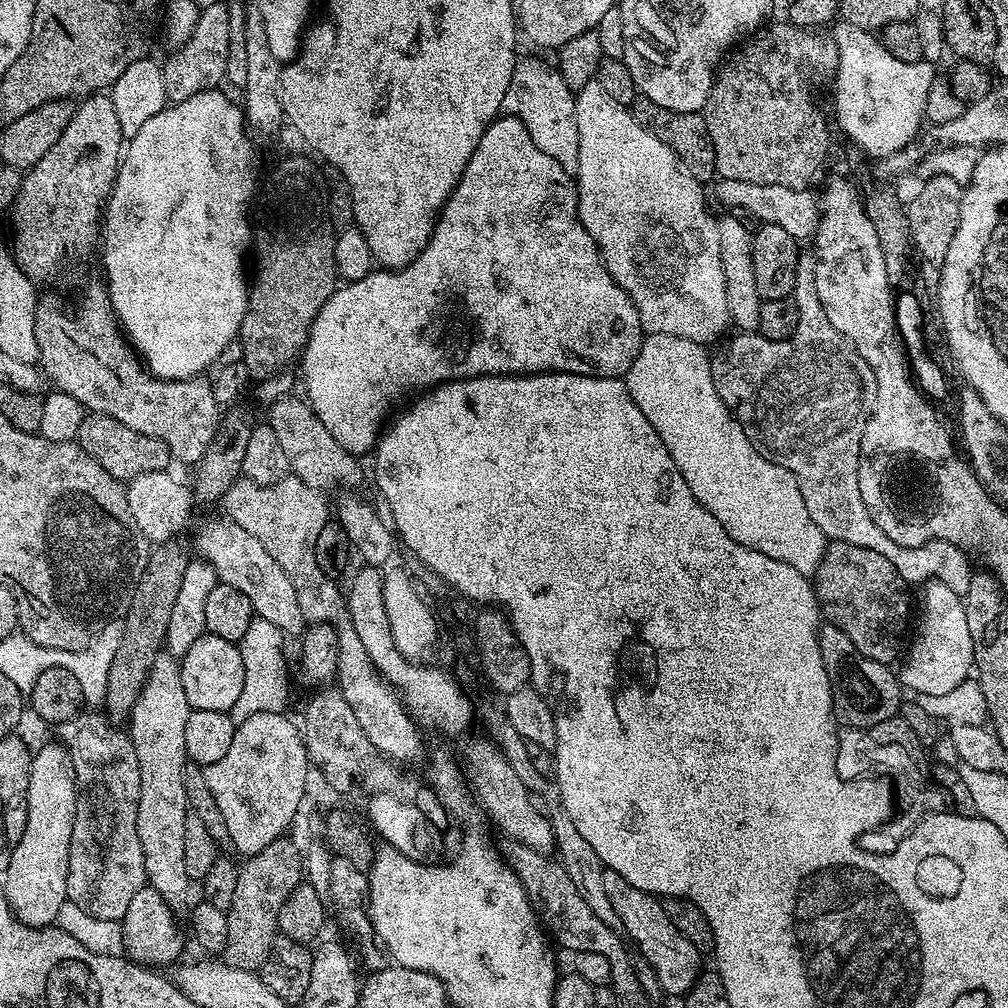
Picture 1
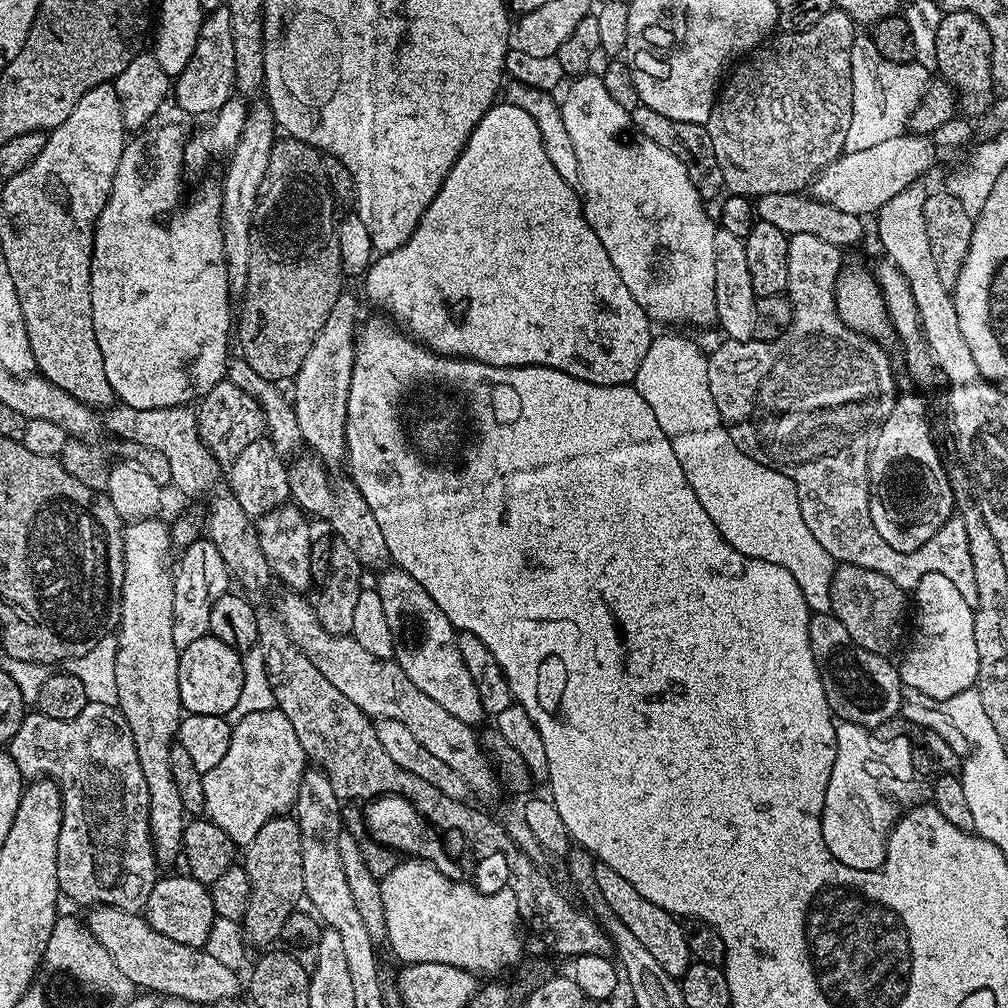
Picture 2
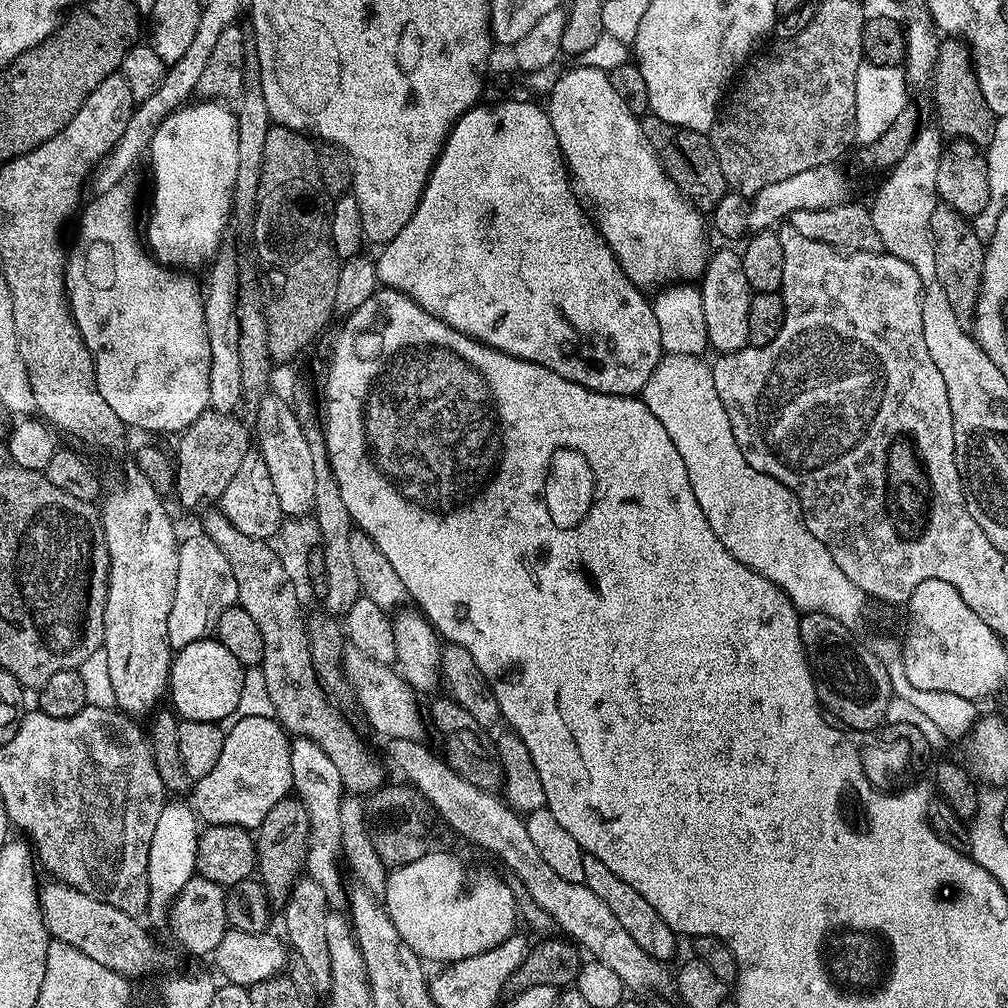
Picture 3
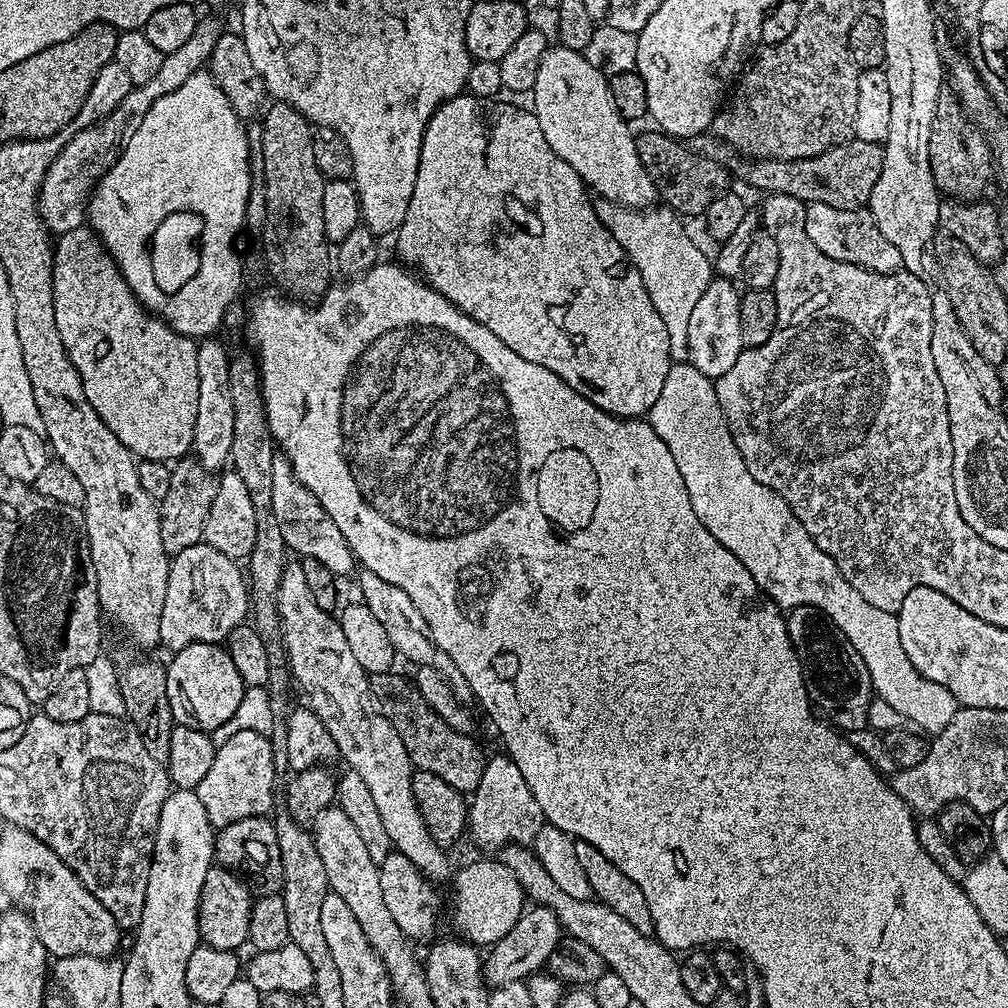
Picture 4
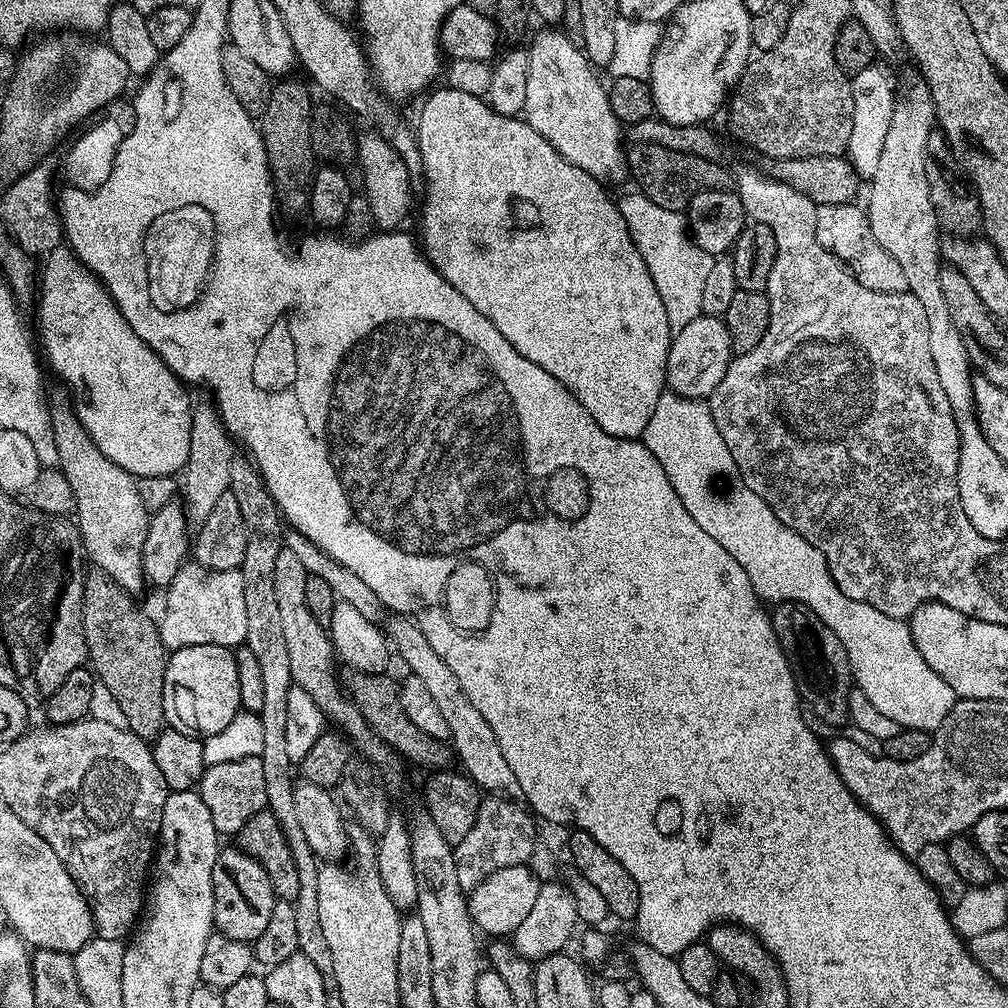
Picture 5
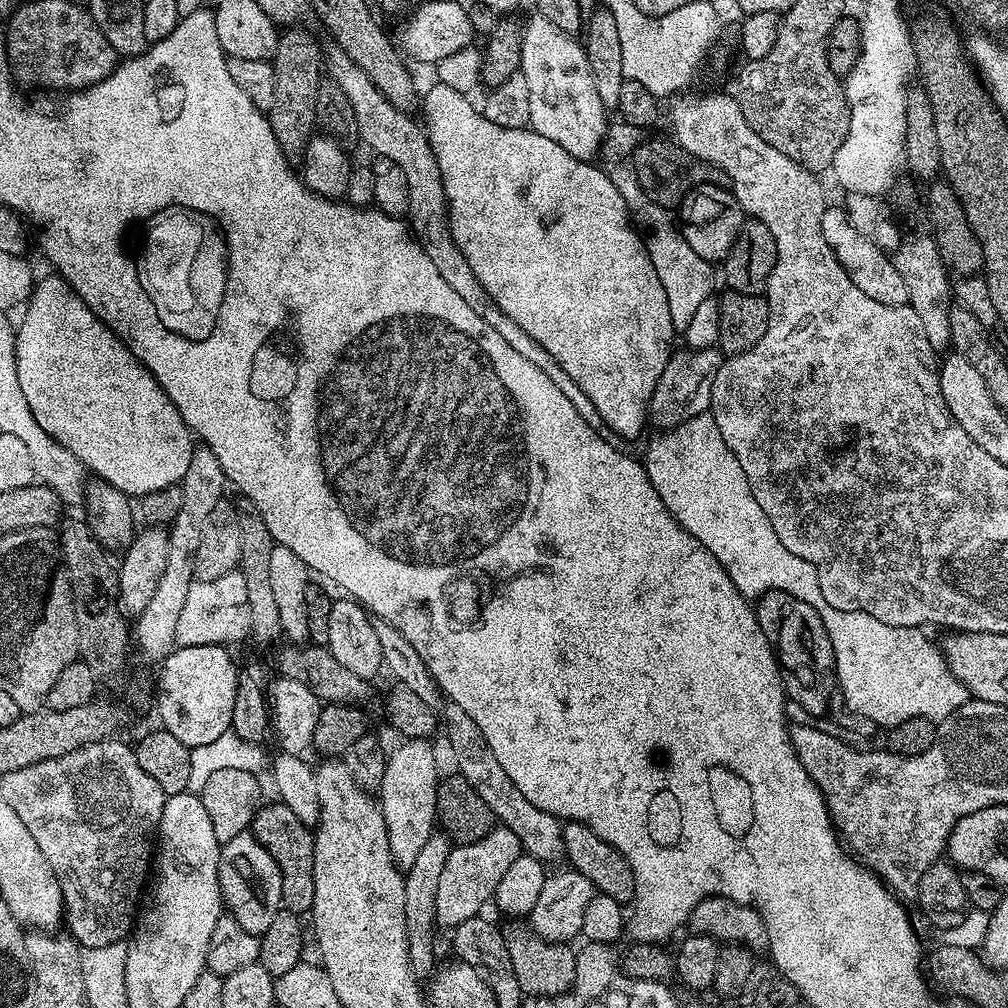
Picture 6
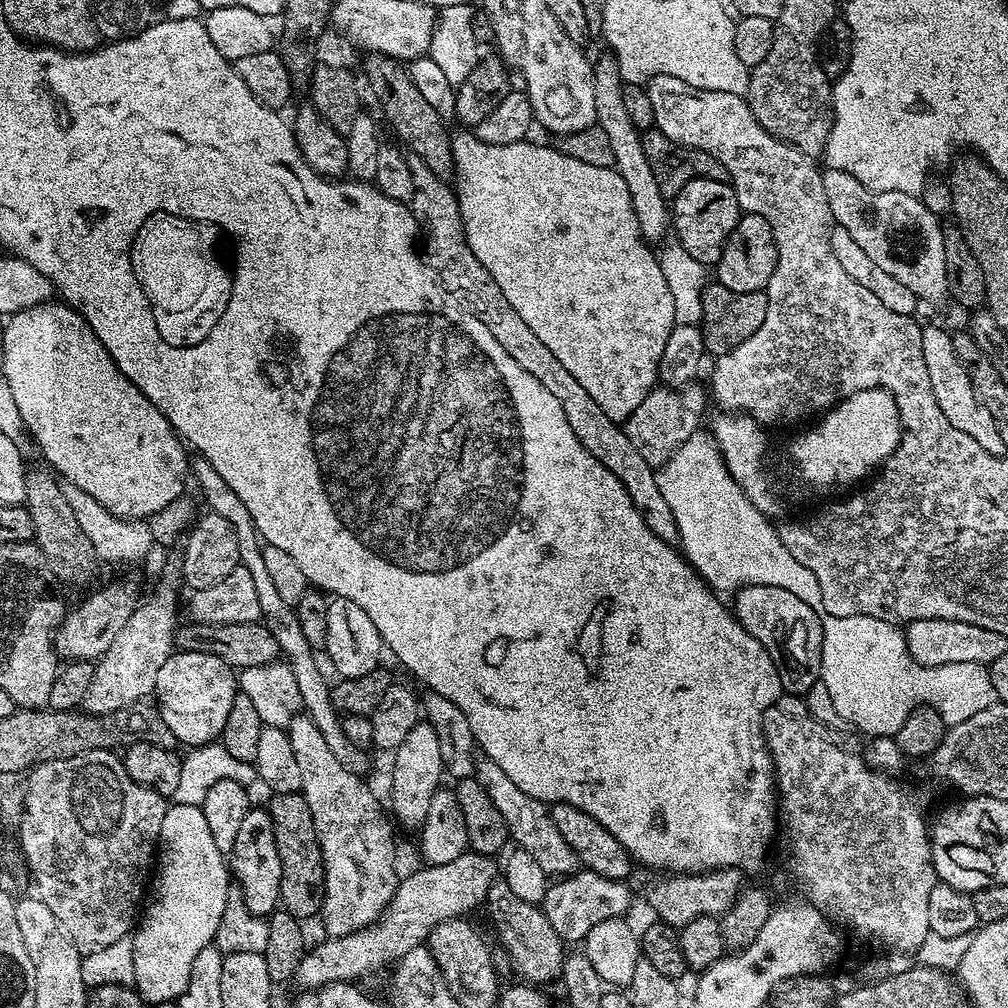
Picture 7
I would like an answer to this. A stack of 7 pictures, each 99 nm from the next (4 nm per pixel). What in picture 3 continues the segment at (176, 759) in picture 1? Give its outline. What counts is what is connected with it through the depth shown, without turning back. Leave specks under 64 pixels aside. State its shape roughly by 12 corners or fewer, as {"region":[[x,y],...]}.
{"region":[[129,466],[99,505],[116,708],[157,711],[180,546]]}

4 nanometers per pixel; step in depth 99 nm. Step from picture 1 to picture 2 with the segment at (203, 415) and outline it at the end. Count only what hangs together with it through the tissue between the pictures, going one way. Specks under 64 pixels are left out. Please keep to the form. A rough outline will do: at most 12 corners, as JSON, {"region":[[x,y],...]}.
{"region":[[112,406],[103,427],[158,450],[171,487],[208,496],[207,539],[229,573],[264,588],[260,538],[191,407]]}

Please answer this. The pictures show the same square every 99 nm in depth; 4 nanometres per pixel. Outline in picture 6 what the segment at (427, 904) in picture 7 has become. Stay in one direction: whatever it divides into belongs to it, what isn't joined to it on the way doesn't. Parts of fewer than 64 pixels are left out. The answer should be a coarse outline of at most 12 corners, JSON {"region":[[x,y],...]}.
{"region":[[493,827],[453,847],[438,878],[437,925],[481,915],[522,855]]}

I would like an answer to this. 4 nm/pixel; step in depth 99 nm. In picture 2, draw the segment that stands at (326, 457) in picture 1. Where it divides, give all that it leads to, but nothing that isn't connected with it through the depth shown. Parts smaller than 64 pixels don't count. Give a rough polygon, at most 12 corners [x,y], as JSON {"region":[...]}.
{"region":[[298,461],[291,499],[321,516],[361,566],[387,565],[386,538],[351,479]]}

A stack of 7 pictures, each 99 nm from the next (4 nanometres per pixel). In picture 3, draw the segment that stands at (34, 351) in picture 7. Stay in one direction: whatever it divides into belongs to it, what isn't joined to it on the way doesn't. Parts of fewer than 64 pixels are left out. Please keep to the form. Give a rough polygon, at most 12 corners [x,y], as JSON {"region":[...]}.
{"region":[[132,182],[79,213],[64,285],[129,429],[210,408],[202,288],[136,228]]}

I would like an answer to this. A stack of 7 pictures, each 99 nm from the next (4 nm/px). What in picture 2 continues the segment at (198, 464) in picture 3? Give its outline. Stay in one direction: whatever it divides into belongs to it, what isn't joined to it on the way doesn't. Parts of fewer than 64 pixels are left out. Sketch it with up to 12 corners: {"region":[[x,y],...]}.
{"region":[[227,378],[201,397],[200,440],[230,466],[265,433],[257,401]]}

